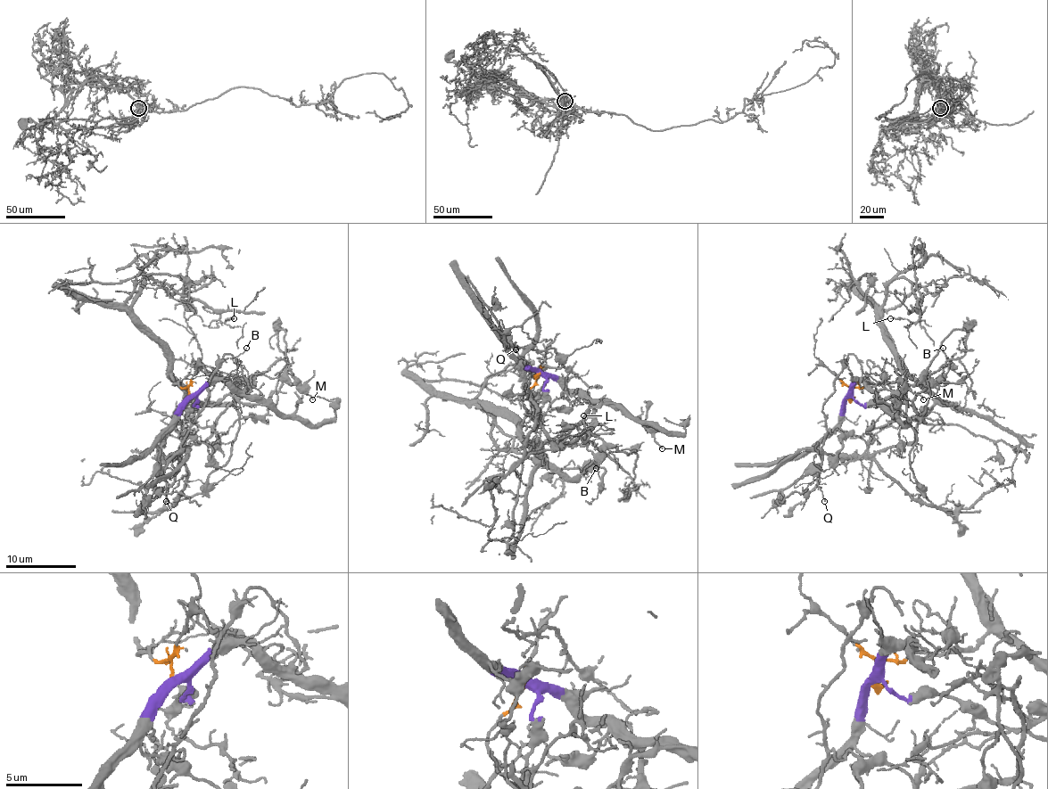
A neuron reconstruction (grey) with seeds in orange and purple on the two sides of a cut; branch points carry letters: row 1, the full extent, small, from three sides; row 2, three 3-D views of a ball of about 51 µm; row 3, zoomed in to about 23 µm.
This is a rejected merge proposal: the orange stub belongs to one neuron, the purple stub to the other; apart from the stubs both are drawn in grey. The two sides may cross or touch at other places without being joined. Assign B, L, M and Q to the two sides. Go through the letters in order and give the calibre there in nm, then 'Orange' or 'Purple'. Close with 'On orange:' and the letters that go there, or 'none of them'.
B: Thickness 100 nm. Purple
L: Thickness 110 nm. Orange
M: Thickness 110 nm. Purple
Q: Thickness 110 nm. Purple
On orange: L

